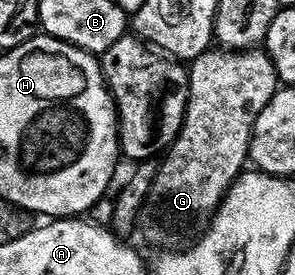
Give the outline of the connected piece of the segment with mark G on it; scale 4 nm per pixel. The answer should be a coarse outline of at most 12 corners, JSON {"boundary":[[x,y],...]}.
{"boundary":[[260,48],[187,65],[139,233],[181,251],[247,165],[279,88]]}

